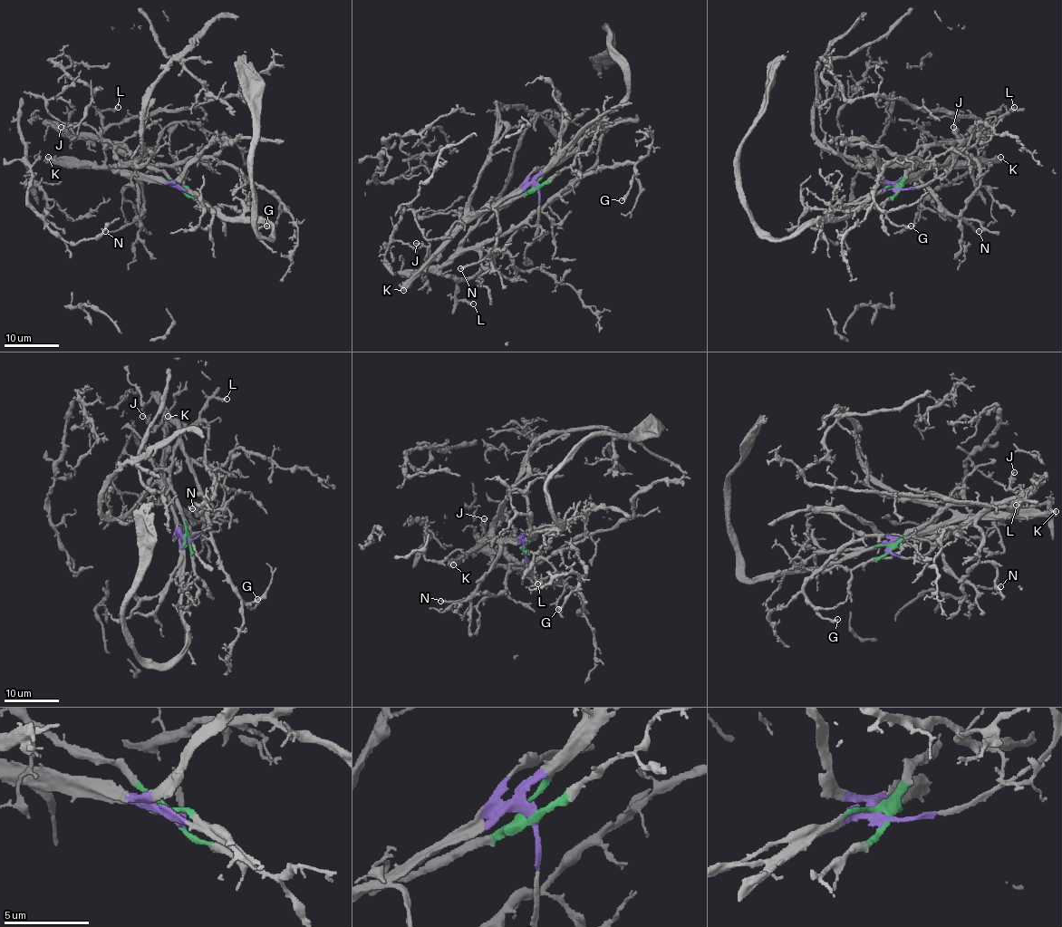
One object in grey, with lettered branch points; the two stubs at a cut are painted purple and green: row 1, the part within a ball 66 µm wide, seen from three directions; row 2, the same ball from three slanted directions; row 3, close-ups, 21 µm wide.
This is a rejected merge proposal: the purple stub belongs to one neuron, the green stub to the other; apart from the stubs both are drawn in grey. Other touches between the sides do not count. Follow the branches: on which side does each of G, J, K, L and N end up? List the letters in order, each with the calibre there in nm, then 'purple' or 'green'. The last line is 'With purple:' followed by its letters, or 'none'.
G: 280 nm | green
J: 160 nm | green
K: 360 nm | purple
L: 360 nm | green
N: 180 nm | purple
With purple: K, N

